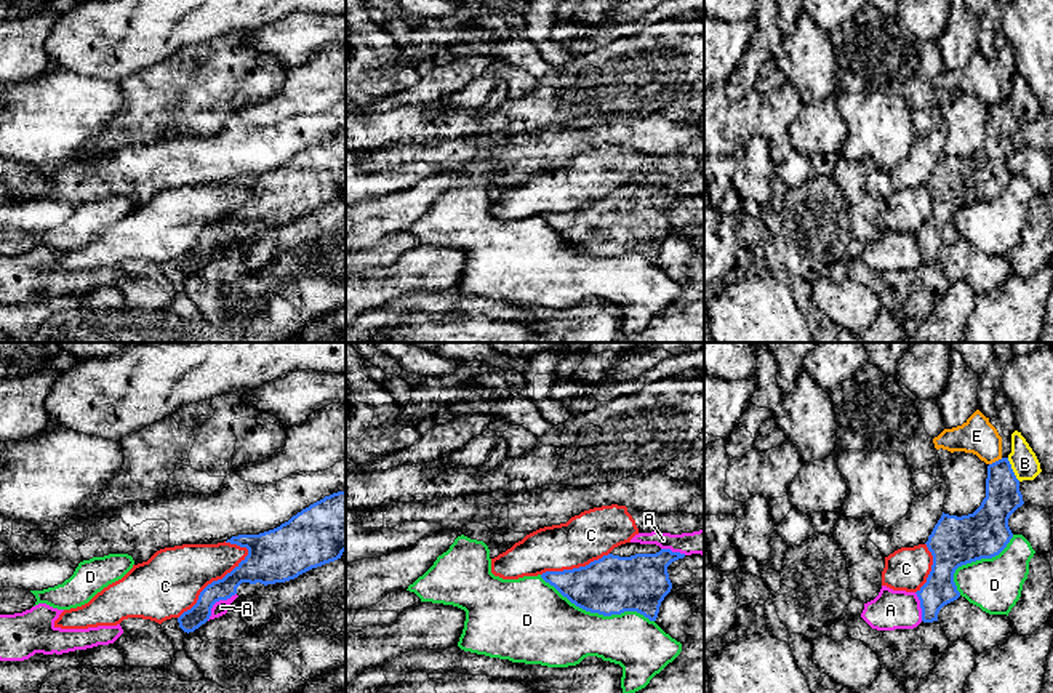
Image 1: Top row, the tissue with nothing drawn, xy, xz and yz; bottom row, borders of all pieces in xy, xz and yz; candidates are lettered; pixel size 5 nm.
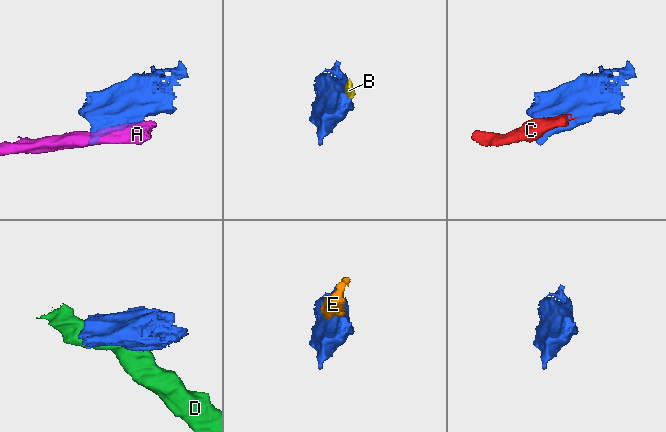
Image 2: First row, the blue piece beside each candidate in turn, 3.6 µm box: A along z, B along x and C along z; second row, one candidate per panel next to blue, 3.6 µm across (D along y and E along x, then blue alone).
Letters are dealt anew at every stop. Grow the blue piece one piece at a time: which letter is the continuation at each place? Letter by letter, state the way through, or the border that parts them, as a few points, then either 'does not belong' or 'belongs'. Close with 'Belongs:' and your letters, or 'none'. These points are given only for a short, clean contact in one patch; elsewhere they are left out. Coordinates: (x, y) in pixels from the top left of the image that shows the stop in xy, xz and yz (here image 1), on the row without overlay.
A: does not belong
B: runs through yz (1002, 140), (1002, 122), (1012, 111), (1024, 104); belongs
C: does not belong
D: does not belong
E: does not belong
Belongs: B

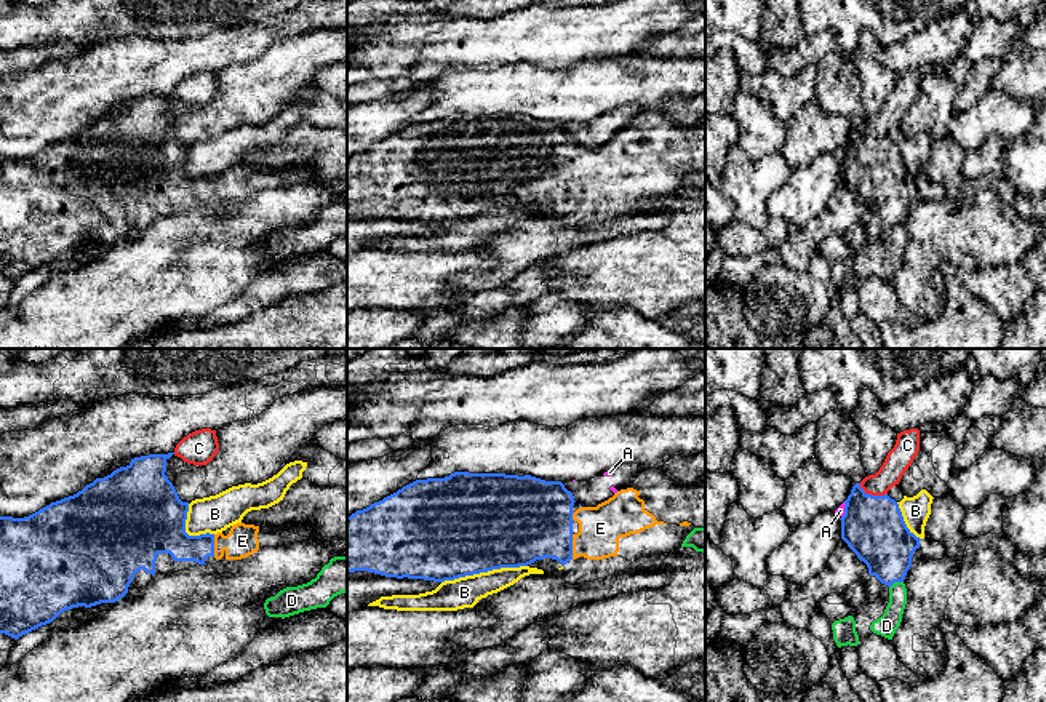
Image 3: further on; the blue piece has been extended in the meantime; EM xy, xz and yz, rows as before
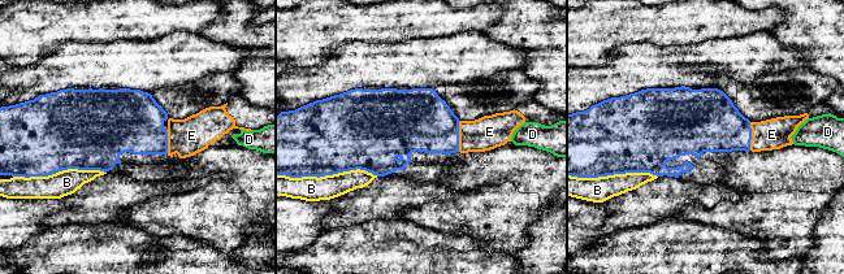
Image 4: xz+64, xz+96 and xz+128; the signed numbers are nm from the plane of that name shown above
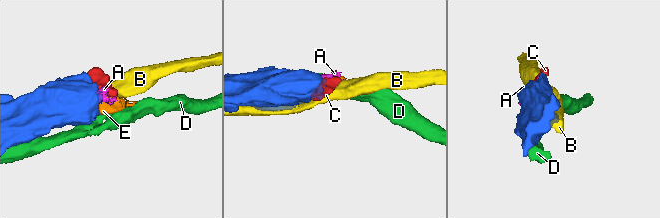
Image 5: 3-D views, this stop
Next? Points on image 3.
A: border along yz (845, 144), (842, 159); does not belong
B: does not belong
C: border along yz (858, 125), (867, 135), (886, 136); does not belong
D: does not belong
E: belongs
Belongs: E

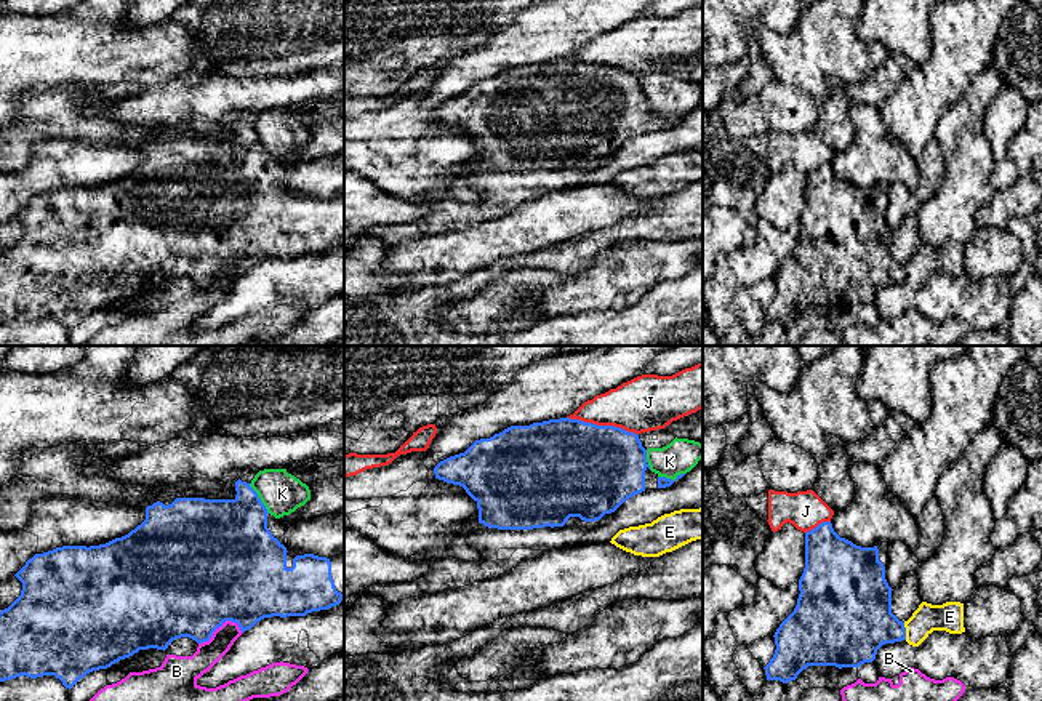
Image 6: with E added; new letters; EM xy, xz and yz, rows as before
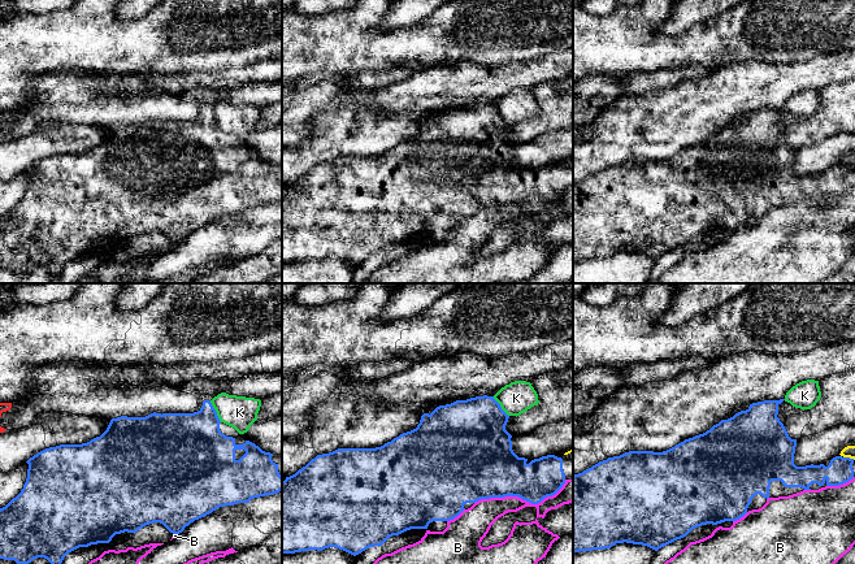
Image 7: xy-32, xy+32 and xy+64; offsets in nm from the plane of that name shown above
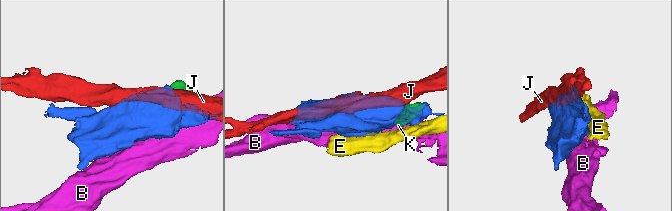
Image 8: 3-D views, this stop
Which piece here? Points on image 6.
B: border along xy (242, 272), (236, 264), (224, 263), (207, 282), (199, 285); does not belong
E: does not belong
J: does not belong
K: border along xy (248, 125), (269, 154); does not belong
Belongs: none

